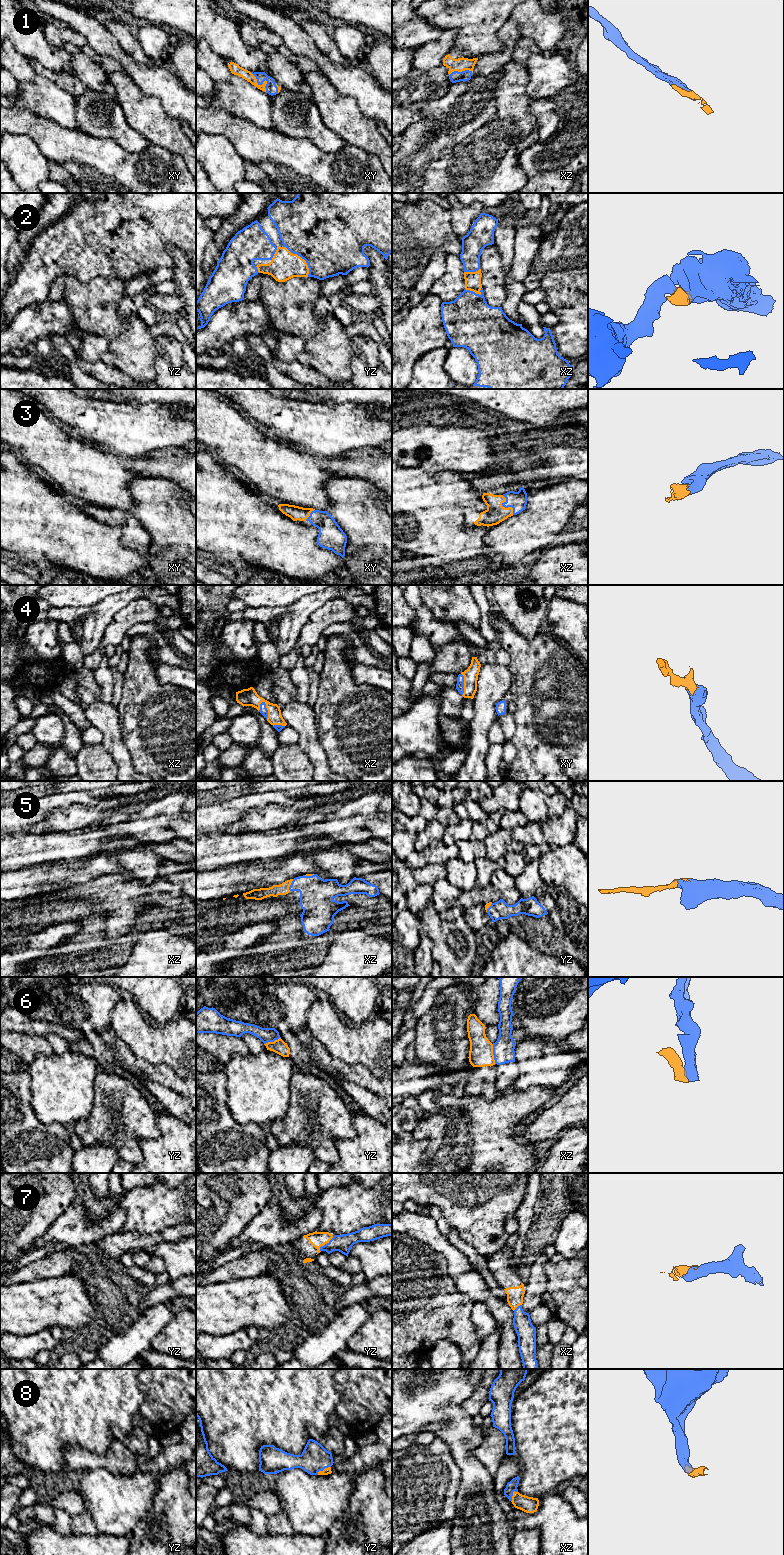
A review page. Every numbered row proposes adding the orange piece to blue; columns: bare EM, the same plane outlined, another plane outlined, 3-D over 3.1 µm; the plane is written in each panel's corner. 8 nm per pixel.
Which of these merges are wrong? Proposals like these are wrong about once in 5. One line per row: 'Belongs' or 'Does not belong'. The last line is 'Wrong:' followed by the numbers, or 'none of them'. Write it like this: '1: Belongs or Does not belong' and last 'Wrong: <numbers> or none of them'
1: Belongs
2: Belongs
3: Belongs
4: Belongs
5: Belongs
6: Does not belong
7: Belongs
8: Belongs
Wrong: 6

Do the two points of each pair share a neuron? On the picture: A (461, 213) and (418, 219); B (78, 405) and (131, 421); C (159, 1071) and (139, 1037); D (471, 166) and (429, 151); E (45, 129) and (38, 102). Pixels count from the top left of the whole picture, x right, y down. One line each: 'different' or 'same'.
A: different
B: same
C: different
D: different
E: different

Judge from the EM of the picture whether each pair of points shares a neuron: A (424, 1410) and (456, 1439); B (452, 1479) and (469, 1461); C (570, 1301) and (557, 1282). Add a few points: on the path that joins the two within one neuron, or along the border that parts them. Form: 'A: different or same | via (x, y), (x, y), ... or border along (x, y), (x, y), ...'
A: same | via (437, 1411), (447, 1411), (454, 1418), (456, 1426)
B: different | border along (449, 1450), (460, 1470), (460, 1485), (457, 1493)
C: same | via (565, 1296), (557, 1291), (557, 1287)

